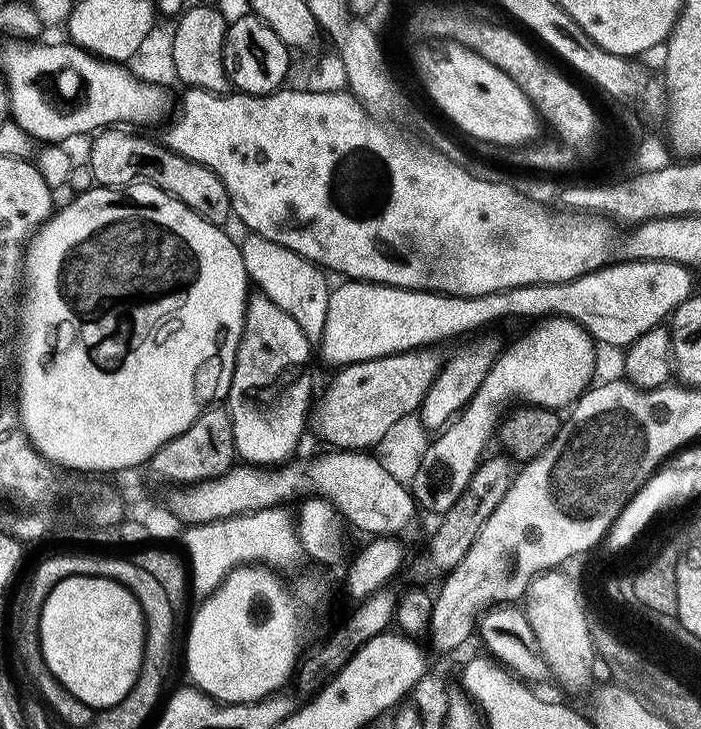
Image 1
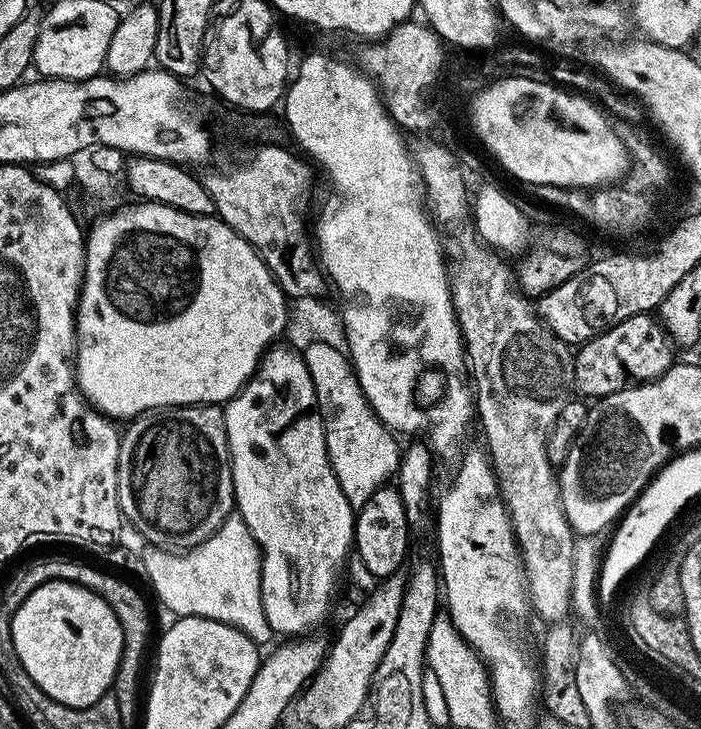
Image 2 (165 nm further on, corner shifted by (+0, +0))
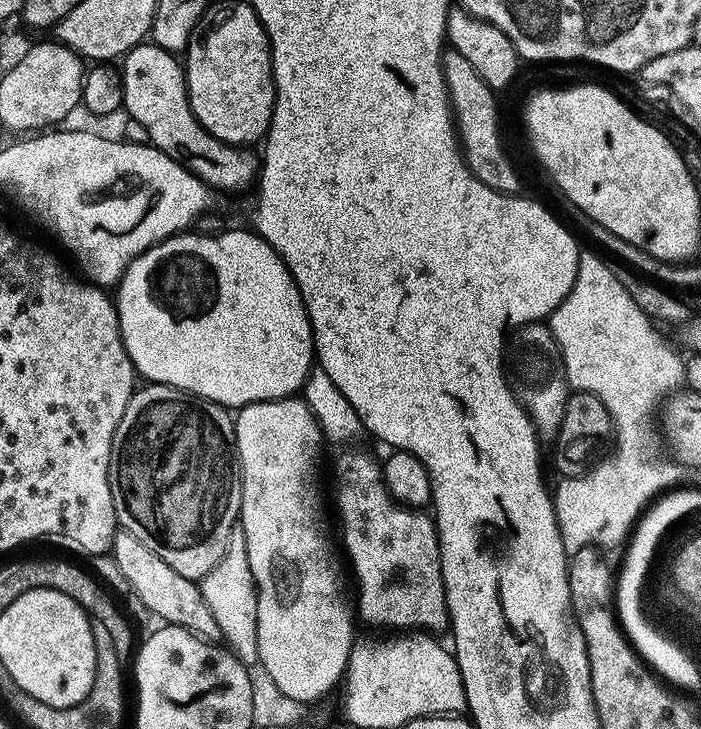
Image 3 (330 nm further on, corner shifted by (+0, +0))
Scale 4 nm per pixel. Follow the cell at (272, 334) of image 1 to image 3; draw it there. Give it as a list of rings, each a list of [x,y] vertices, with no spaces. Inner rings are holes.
[[[302,398],[260,400],[257,404],[246,404],[235,413],[234,423],[242,486],[238,527],[244,531],[250,574],[256,583],[258,664],[274,678],[283,694],[294,702],[310,706],[345,679],[357,635],[354,608],[350,596],[344,593],[344,576],[340,573],[328,528],[324,525],[320,447],[326,436],[320,421]]]

